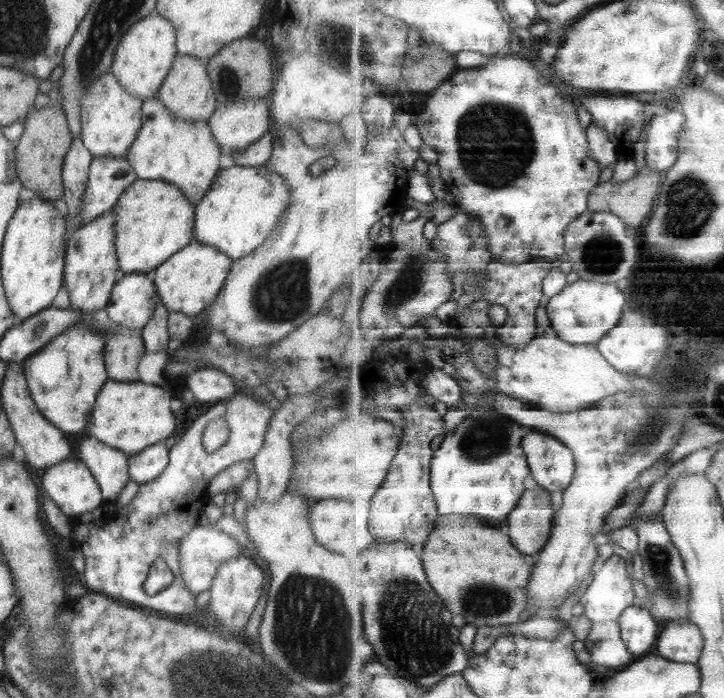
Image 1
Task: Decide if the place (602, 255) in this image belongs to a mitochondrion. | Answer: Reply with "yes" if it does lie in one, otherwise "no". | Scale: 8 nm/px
yes

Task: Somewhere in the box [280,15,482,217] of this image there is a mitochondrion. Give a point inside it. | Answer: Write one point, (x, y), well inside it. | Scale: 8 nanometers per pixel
(337, 42)

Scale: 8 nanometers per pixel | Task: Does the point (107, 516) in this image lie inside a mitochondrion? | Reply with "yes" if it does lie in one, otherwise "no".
no

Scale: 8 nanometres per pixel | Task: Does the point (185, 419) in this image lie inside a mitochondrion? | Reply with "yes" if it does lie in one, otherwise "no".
no

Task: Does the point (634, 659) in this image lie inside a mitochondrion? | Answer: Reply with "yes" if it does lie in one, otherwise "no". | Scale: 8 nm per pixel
no

